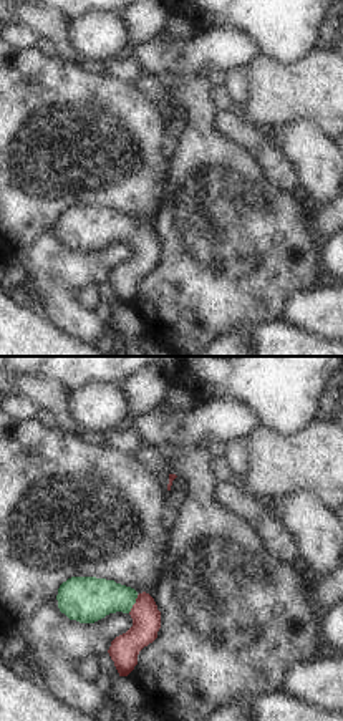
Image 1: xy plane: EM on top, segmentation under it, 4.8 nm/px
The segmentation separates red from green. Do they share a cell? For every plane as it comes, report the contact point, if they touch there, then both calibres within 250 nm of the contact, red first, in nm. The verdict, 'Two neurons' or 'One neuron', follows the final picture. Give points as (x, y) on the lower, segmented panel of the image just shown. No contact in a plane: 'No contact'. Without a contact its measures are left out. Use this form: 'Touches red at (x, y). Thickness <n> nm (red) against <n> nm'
Touches red at (135, 604). Thickness 140 nm (red) against 220 nm

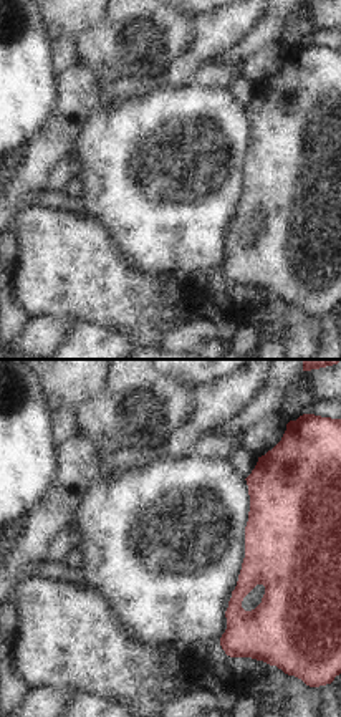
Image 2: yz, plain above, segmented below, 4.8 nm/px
No contact

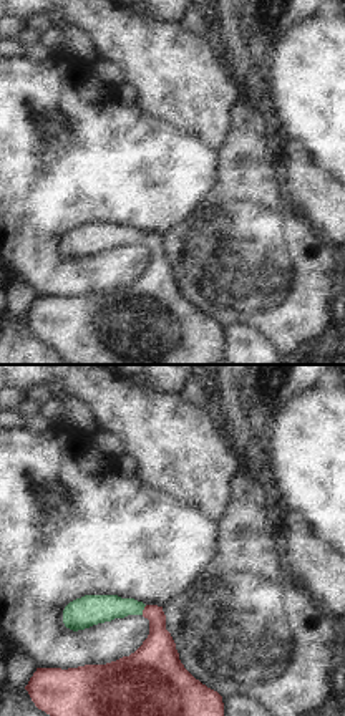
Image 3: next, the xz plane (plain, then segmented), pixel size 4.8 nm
Touches red at (143, 610). Thickness 220 nm (red) against 140 nm

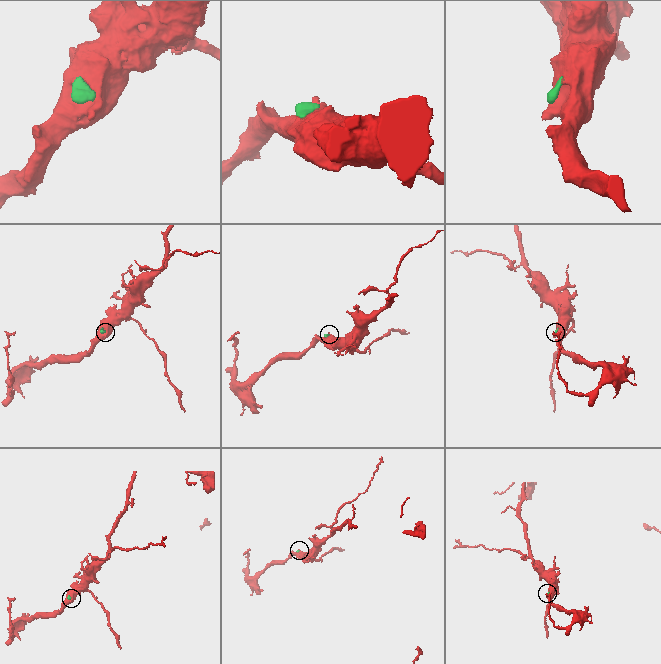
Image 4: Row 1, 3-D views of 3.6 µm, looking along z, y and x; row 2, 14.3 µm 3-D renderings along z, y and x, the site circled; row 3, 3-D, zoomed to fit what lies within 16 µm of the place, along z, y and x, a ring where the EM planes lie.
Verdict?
One neuron

